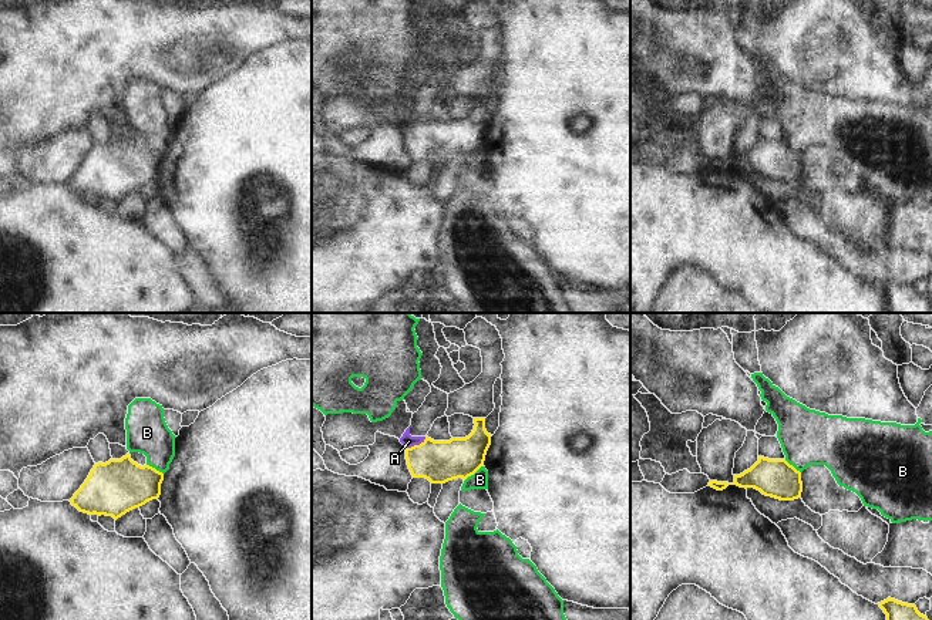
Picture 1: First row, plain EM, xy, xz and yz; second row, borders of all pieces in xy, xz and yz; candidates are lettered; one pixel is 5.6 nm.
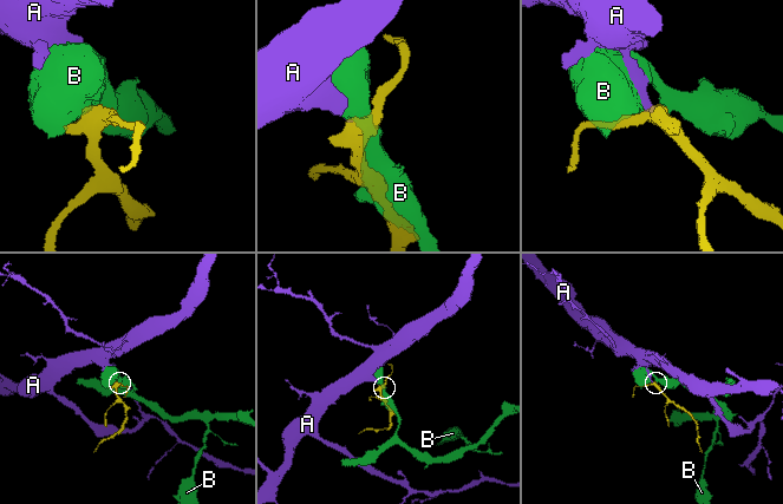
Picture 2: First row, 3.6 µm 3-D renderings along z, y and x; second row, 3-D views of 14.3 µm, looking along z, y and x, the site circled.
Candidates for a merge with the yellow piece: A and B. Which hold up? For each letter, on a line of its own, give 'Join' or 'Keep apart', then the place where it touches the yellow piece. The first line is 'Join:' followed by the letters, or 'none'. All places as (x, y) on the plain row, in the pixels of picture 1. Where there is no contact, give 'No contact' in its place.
Join: A
A: Join. Touches yellow at xz (416, 127)
B: Keep apart. Touches yellow at xz (473, 155).

